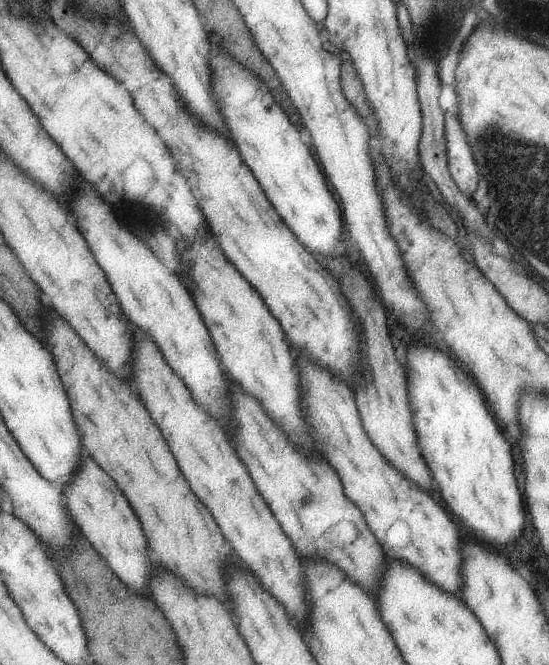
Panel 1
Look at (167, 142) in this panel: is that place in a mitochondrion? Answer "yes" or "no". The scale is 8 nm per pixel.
no

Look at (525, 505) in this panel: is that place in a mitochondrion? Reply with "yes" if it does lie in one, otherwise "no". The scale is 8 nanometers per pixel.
no

